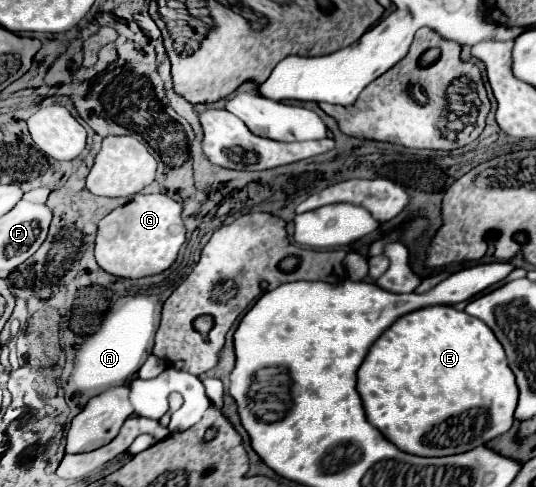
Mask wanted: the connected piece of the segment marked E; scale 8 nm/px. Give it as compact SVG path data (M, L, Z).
M427 306L427 308L419 308L407 316L401 316L399 320L395 320L377 340L375 344L369 348L363 364L357 370L357 392L361 396L363 410L367 414L367 420L389 440L393 442L397 448L401 448L403 452L415 454L415 456L449 456L449 454L461 454L467 452L475 446L481 446L485 442L489 442L495 436L505 434L511 426L513 426L513 412L515 412L515 400L517 400L517 384L515 384L515 376L511 372L511 368L507 366L507 358L505 358L505 350L499 344L499 340L495 338L495 334L491 332L489 326L485 326L479 318L469 316L467 312L459 312L453 306Z

